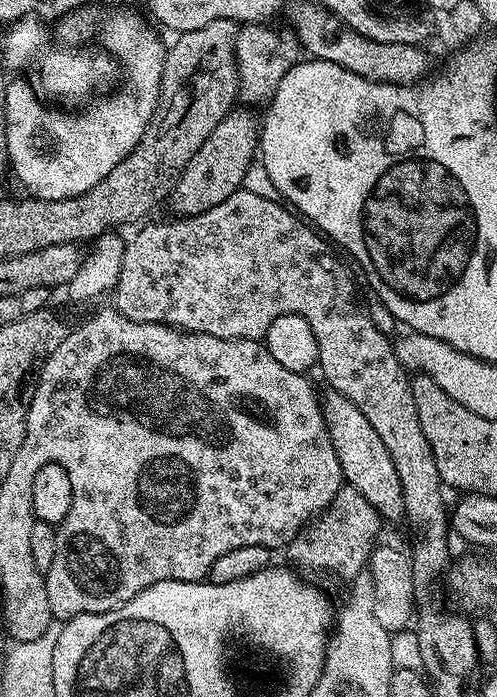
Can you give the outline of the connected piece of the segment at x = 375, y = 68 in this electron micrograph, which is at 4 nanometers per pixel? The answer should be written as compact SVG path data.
M312 4L302 5L293 14L293 22L291 21L296 37L300 39L301 49L309 57L329 60L359 76L366 77L367 80L378 80L382 84L414 84L423 81L429 75L428 67L431 66L432 60L422 49L415 48L415 43L379 44L376 40L367 40L362 34L351 30L336 32L336 17L325 8Z

